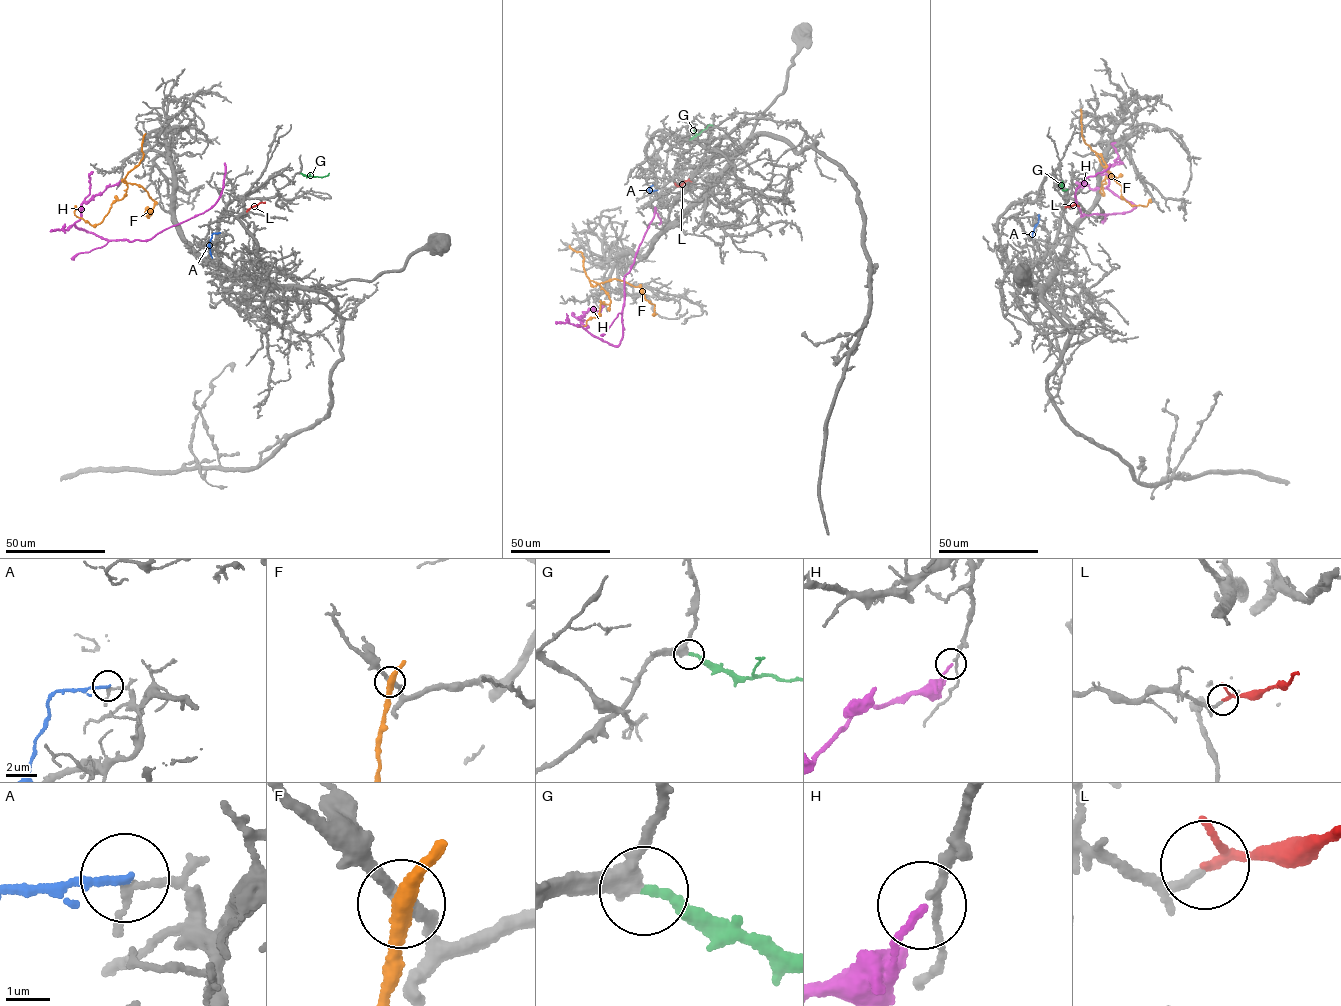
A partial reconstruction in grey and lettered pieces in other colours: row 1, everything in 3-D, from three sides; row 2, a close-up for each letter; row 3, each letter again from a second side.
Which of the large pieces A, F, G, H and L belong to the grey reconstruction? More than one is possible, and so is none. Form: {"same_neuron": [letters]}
{"same_neuron": ["G", "L"]}

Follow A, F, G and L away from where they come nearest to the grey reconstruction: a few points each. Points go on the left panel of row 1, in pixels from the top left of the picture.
A: (219, 232), (212, 234), (212, 258)
F: (143, 136), (143, 159), (125, 177), (125, 196), (112, 202), (102, 222), (92, 225), (77, 217), (75, 205)
G: (300, 173), (323, 177), (329, 173)
L: (247, 211), (265, 202)

